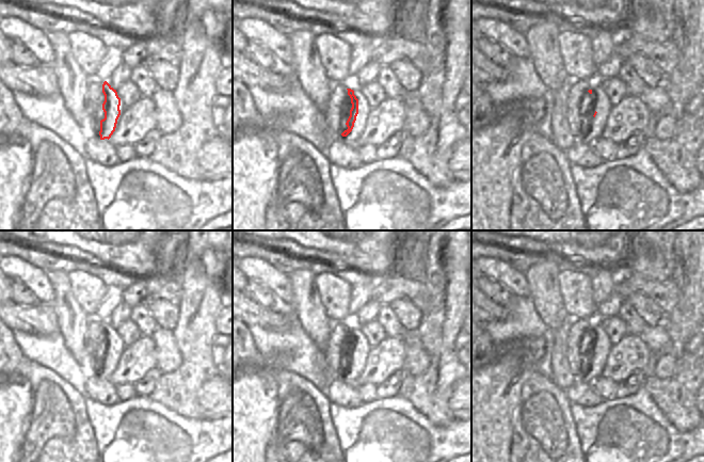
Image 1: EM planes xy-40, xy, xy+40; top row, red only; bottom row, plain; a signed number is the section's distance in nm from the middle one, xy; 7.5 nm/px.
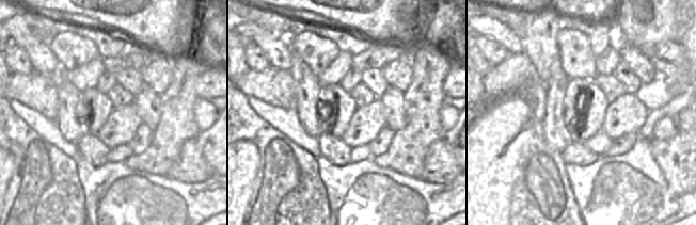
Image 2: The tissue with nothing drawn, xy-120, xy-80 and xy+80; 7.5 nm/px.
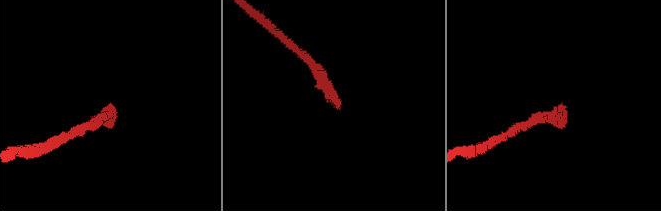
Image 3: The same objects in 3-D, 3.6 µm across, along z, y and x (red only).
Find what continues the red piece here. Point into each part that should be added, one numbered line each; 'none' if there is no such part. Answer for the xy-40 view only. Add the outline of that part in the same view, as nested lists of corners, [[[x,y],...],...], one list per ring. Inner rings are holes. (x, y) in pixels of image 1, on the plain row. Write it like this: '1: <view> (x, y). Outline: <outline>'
1: xy-40 (95, 335). Outline: [[[90,318],[90,325],[87,328],[87,353],[92,360],[92,370],[94,376],[100,378],[100,360],[105,357],[102,342],[105,334],[102,332],[103,320],[97,318]]]

